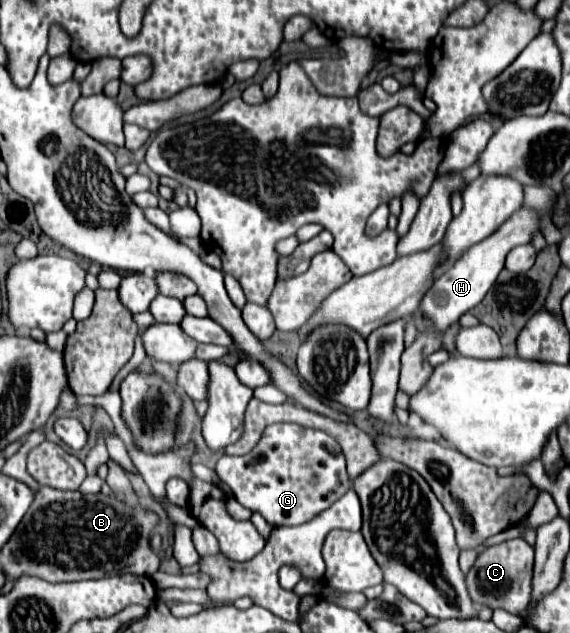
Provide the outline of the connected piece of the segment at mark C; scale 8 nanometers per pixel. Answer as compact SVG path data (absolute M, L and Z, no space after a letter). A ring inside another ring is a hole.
M511 539L499 545L487 547L477 555L473 567L465 575L469 595L475 607L505 609L521 615L531 601L531 577L533 577L533 547L525 539Z

